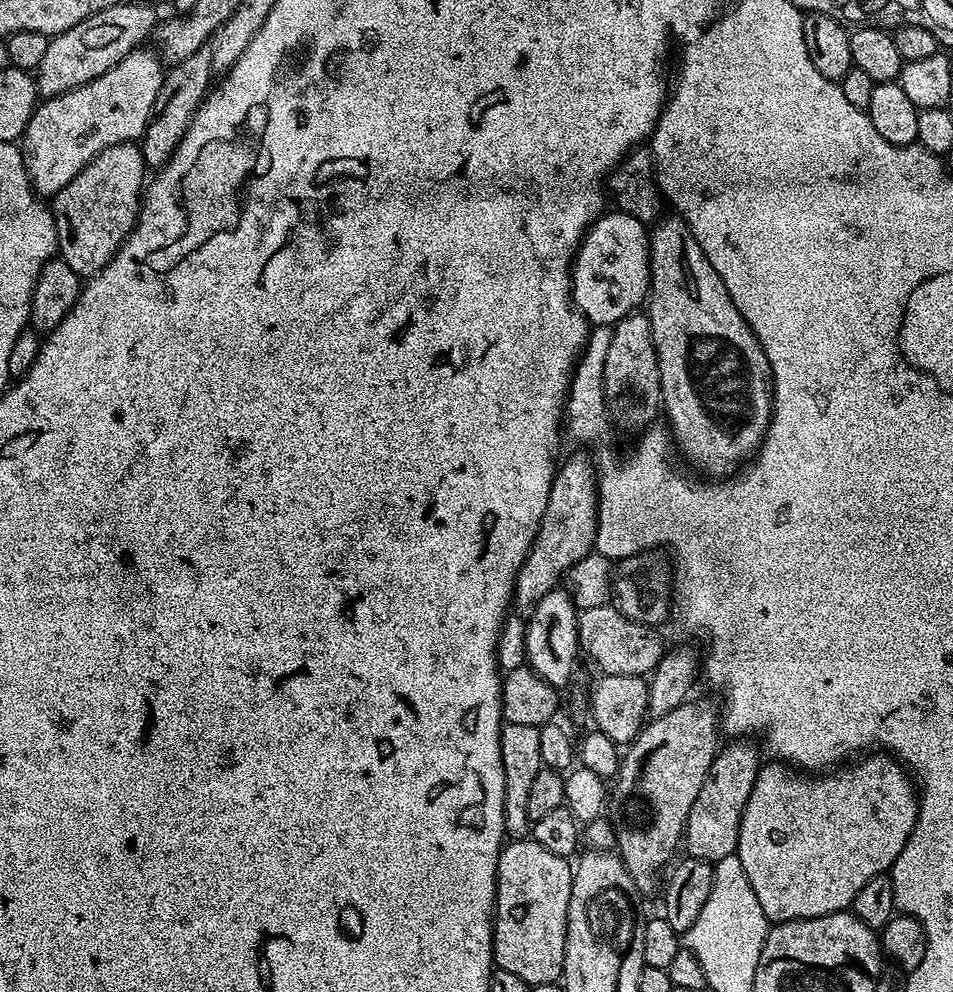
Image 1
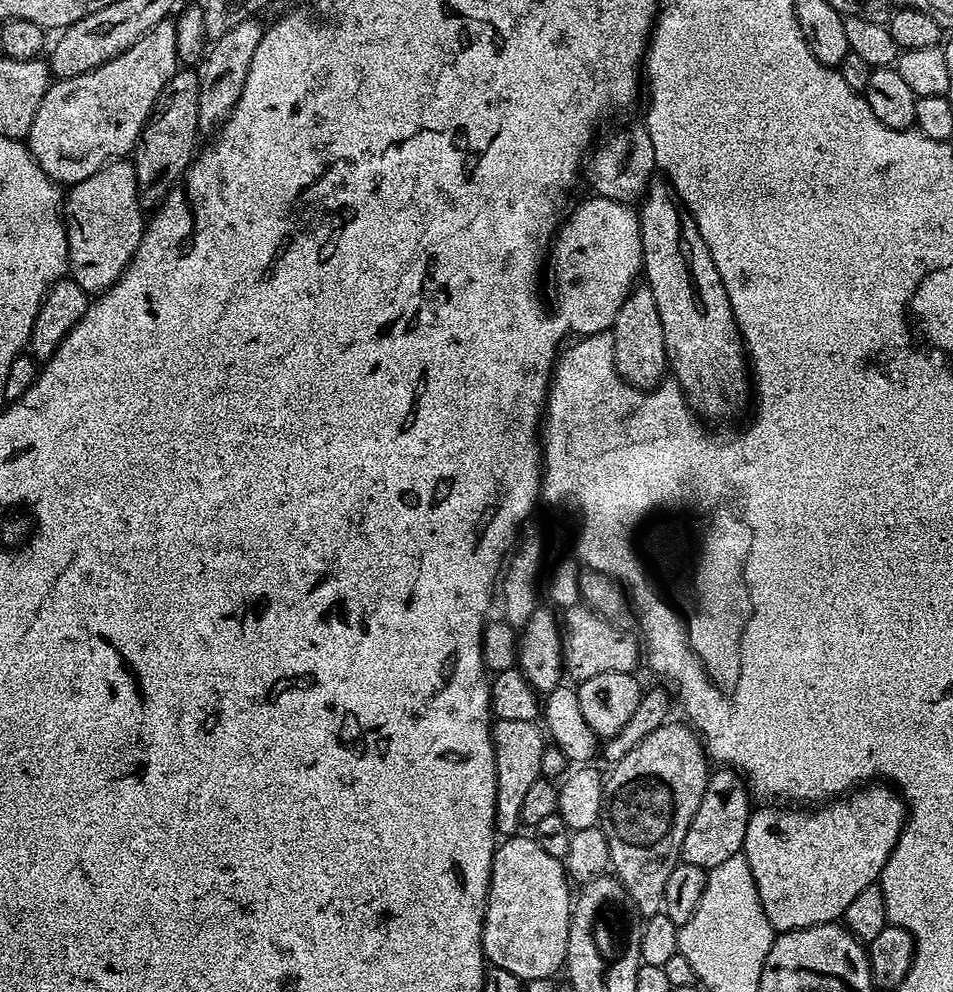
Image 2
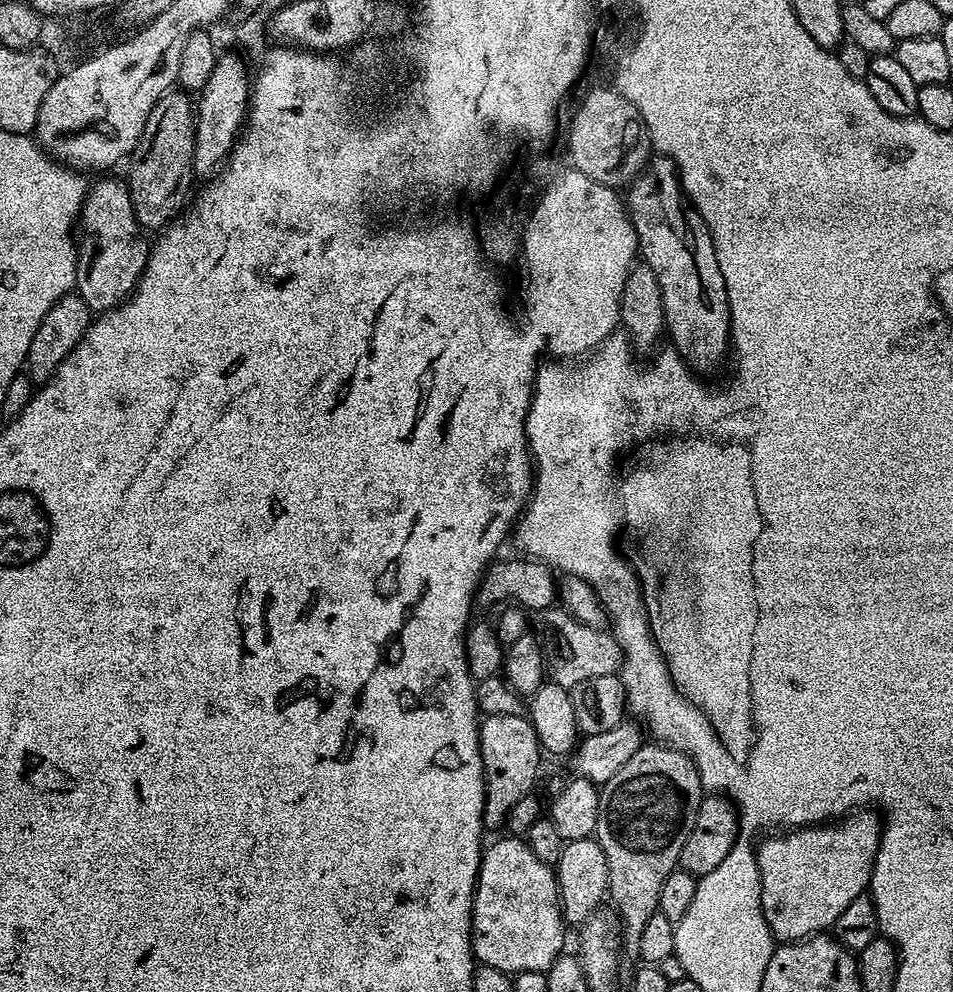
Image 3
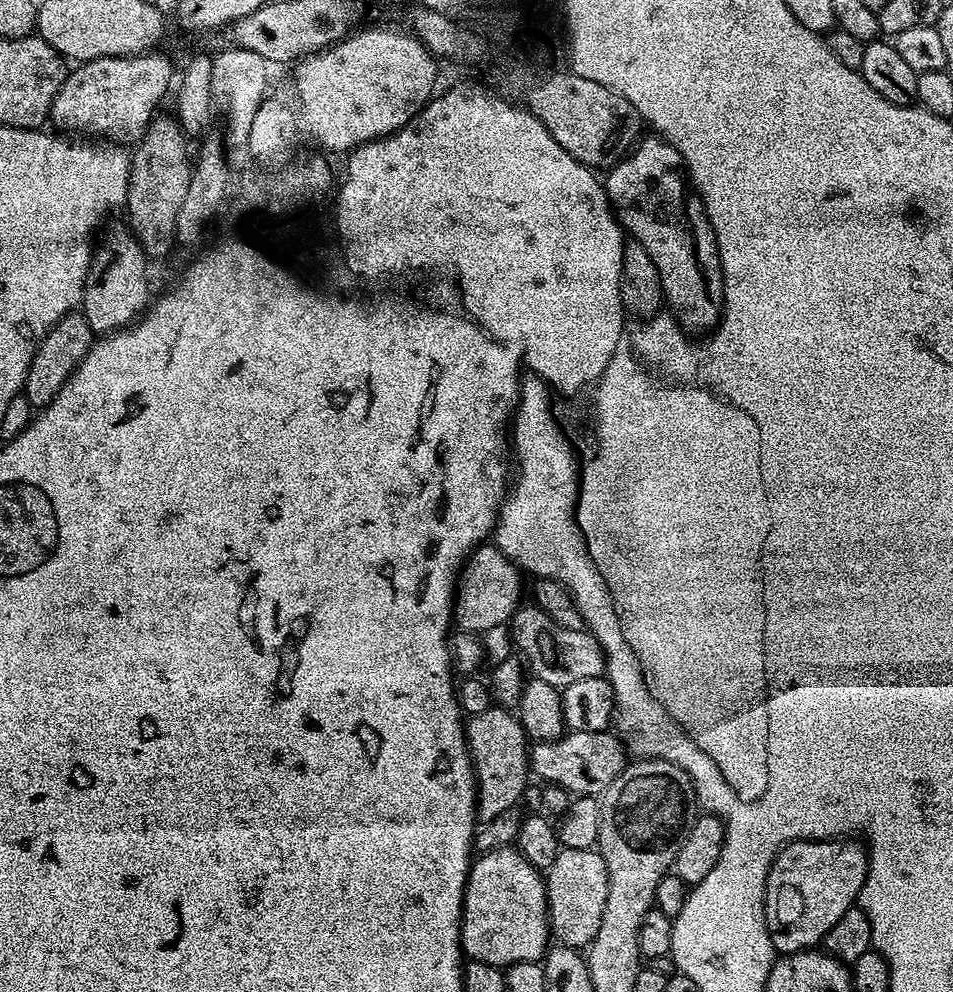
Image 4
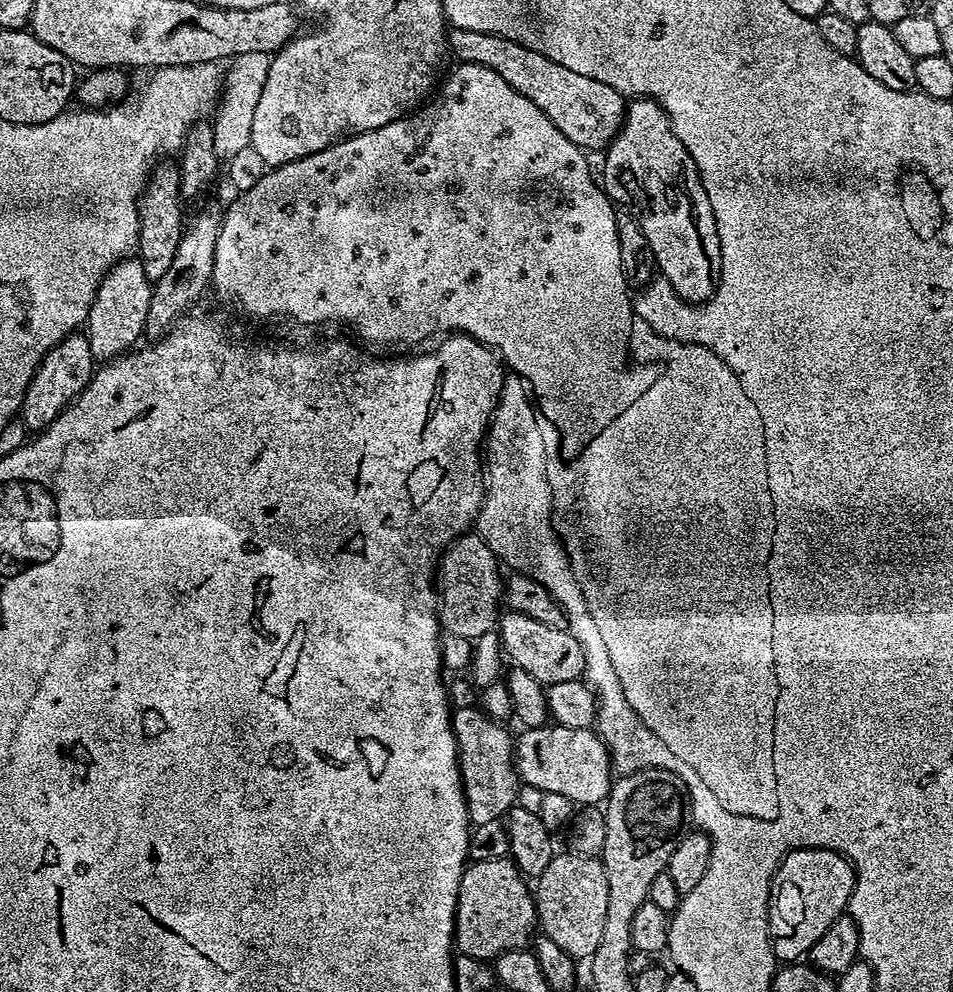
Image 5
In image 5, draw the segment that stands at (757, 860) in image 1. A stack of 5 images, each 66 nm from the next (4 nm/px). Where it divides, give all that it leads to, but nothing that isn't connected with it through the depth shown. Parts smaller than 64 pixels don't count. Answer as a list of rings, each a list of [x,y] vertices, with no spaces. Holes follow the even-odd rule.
[[[796,848],[780,862],[780,868],[772,878],[772,897],[768,899],[768,937],[772,939],[772,955],[780,962],[796,962],[807,957],[808,951],[830,930],[832,923],[845,915],[848,899],[856,885],[856,870],[851,860],[839,852],[825,848]]]

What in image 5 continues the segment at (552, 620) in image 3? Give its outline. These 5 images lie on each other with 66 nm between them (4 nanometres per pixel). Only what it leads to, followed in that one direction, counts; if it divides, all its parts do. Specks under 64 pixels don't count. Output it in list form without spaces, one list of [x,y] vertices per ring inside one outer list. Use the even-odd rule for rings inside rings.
[[[505,611],[498,621],[498,633],[503,655],[509,661],[512,659],[511,663],[515,667],[538,678],[542,685],[579,680],[585,675],[583,647],[569,629],[551,629],[521,612]]]

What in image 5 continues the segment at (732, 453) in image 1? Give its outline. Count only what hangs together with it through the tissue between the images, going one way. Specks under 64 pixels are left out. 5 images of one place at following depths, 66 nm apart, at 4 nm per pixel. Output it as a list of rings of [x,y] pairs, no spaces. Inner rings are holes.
[[[636,98],[627,105],[624,124],[606,155],[604,195],[636,217],[667,284],[688,304],[705,304],[720,283],[720,239],[714,210],[710,210],[710,198],[706,198],[694,158],[678,142],[659,100]]]

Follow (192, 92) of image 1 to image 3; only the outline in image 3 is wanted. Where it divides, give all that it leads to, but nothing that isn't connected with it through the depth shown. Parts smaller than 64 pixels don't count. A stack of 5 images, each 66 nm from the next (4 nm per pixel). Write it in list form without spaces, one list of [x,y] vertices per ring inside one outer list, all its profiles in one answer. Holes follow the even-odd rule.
[[[180,90],[165,92],[151,110],[144,123],[142,137],[128,159],[126,183],[131,205],[140,226],[150,232],[161,231],[176,218],[187,201],[185,193],[194,181],[195,113],[189,98]]]

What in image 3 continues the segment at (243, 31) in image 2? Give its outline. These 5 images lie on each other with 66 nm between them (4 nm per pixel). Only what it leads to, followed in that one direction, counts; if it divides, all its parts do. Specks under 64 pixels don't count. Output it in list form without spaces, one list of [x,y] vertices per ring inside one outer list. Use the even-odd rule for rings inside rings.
[[[221,55],[219,59],[217,59],[216,65],[213,68],[213,72],[209,76],[209,80],[206,81],[204,88],[202,88],[198,92],[198,97],[200,97],[200,106],[198,102],[198,111],[195,113],[195,130],[196,130],[196,145],[194,146],[193,150],[193,173],[197,177],[204,176],[203,178],[211,178],[217,173],[221,171],[225,167],[226,161],[229,156],[232,154],[232,149],[236,147],[238,143],[238,137],[241,135],[242,132],[242,125],[245,123],[246,120],[246,111],[250,102],[250,78],[247,77],[244,72],[244,64],[242,61],[239,60],[236,56],[224,56]]]

